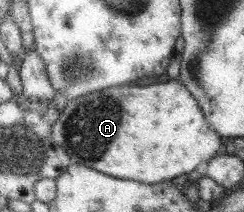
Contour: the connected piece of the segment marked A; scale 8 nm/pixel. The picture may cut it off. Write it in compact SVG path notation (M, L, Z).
M162 78L162 83L152 83L144 87L107 87L74 100L67 100L65 106L58 119L52 123L51 135L54 143L66 151L71 162L90 167L115 179L130 179L146 184L174 181L178 175L199 170L224 149L222 139L206 124L197 101L179 80Z

